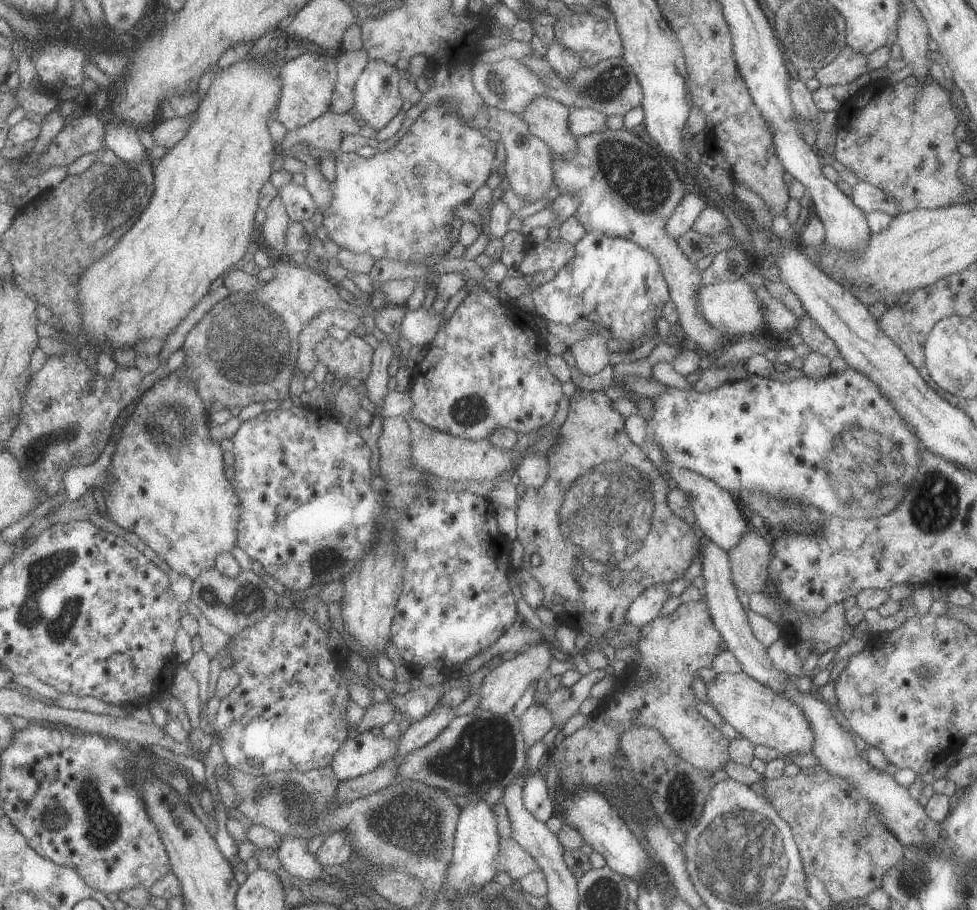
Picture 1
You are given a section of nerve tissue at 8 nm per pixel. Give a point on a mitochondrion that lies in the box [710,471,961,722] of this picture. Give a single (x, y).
(926, 672)

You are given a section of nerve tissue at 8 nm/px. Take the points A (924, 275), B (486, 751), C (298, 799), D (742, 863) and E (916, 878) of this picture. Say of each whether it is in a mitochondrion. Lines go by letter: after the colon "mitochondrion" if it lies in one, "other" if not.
A: other
B: mitochondrion
C: mitochondrion
D: mitochondrion
E: mitochondrion

